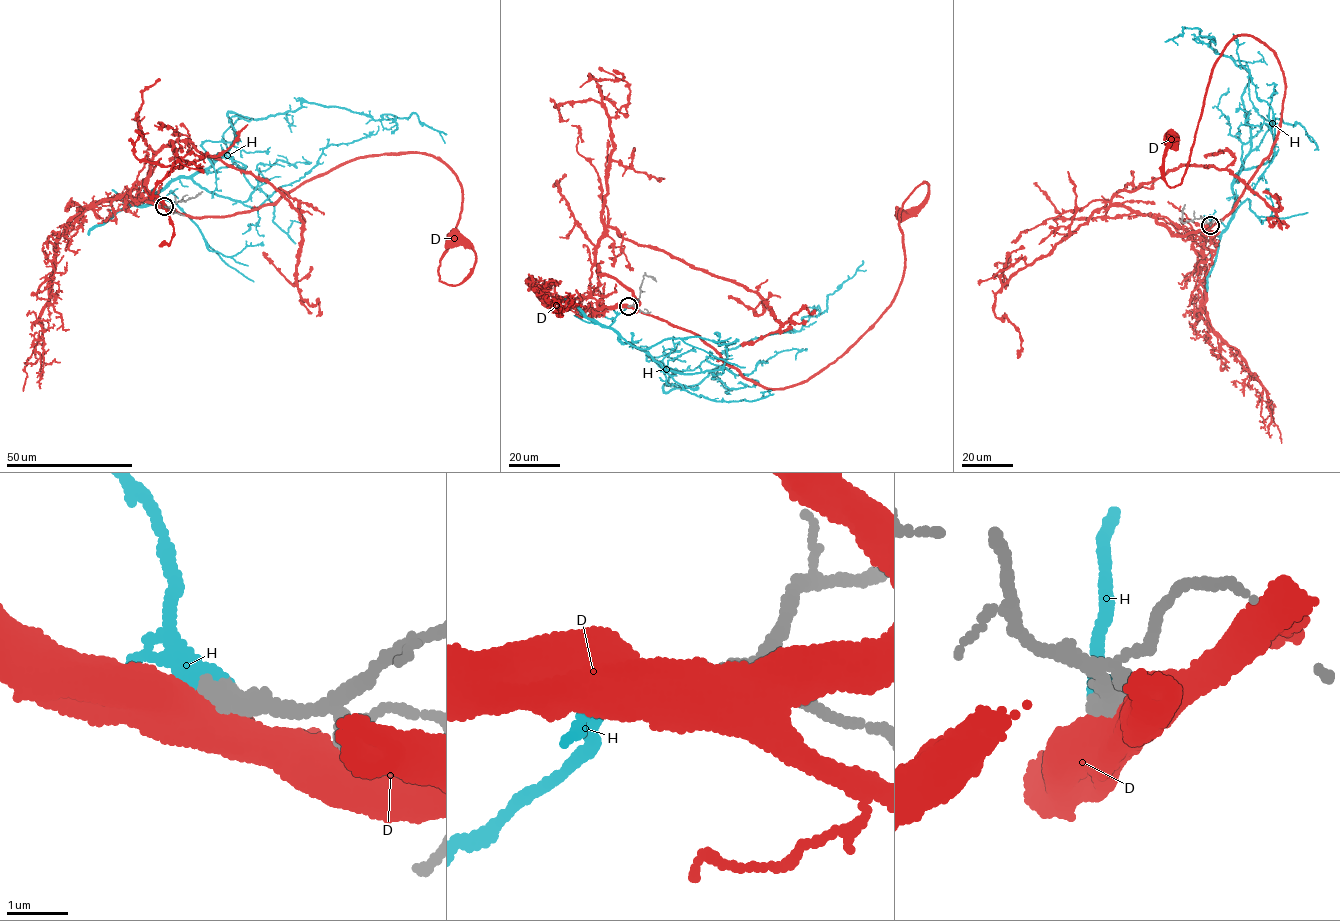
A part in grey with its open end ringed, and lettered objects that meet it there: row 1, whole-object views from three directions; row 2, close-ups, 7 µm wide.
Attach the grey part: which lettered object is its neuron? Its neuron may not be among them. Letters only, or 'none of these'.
H

